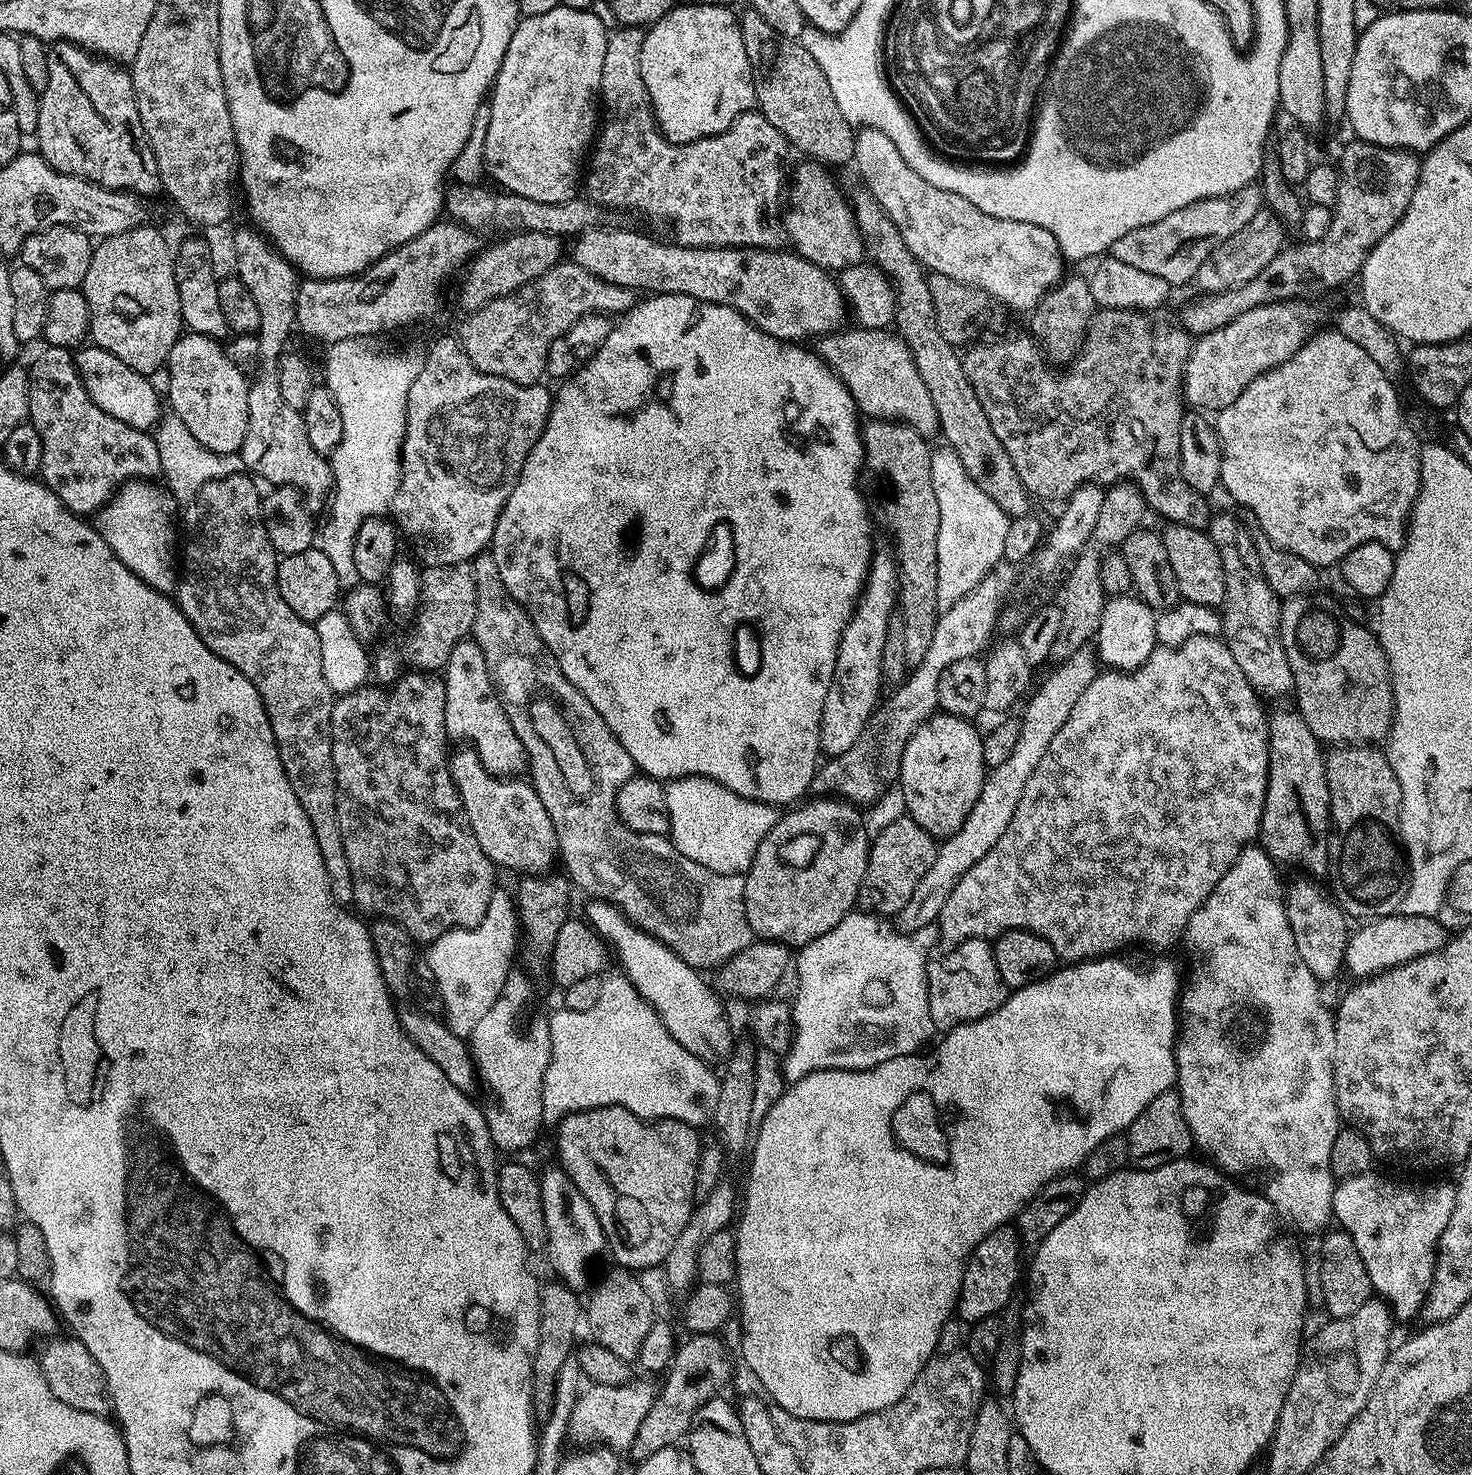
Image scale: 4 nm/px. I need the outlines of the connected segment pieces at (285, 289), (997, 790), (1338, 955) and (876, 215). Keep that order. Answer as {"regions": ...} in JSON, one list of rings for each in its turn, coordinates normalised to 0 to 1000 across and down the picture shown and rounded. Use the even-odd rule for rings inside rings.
{"regions":[[[[171,153],[168,154],[158,159],[158,171],[160,173],[160,186],[162,187],[167,197],[170,197],[175,207],[177,224],[173,227],[175,229],[177,248],[173,255],[174,258],[172,257],[168,262],[168,291],[162,308],[166,311],[166,318],[177,326],[183,325],[185,329],[194,328],[206,334],[210,340],[219,340],[226,332],[226,315],[224,310],[211,302],[204,277],[194,275],[192,264],[189,262],[188,250],[190,242],[196,235],[196,224],[202,222],[201,200],[204,188],[179,157]]],[[[741,439],[733,439],[726,447],[719,448],[717,451],[717,456],[715,456],[709,462],[700,470],[695,478],[694,498],[689,506],[689,511],[681,517],[681,519],[673,521],[668,527],[667,538],[664,538],[664,544],[662,544],[662,549],[654,557],[654,560],[647,567],[641,567],[640,572],[636,576],[635,584],[632,584],[632,590],[624,598],[618,612],[613,614],[607,624],[610,625],[611,631],[620,632],[630,626],[636,626],[639,622],[640,614],[643,614],[643,609],[651,601],[651,598],[667,582],[673,574],[683,565],[683,560],[686,560],[686,555],[689,555],[689,549],[692,549],[692,544],[694,542],[694,536],[697,536],[697,530],[700,530],[700,525],[702,525],[705,517],[708,517],[708,511],[716,503],[716,498],[721,495],[721,489],[727,487],[727,481],[730,481],[730,476],[735,473],[735,468],[740,465],[740,462],[746,458],[746,445]],[[704,468],[704,469],[704,469]],[[704,469],[704,470],[703,470]],[[698,477],[698,478],[698,478]]],[[[880,597],[878,600],[874,600],[874,622],[876,625],[876,631],[879,631],[879,639],[882,641],[882,647],[885,647],[885,652],[887,652],[894,664],[901,666],[914,658],[913,647],[917,634],[917,624],[901,601],[896,602],[891,599],[894,598],[889,597]]],[[[589,129],[584,129],[578,131],[577,138],[582,153],[584,154],[584,160],[587,163],[589,176],[603,186],[609,197],[607,220],[621,243],[621,248],[624,248],[624,254],[626,254],[626,259],[629,259],[629,264],[632,264],[632,270],[639,284],[639,293],[644,298],[642,298],[643,303],[649,305],[662,327],[670,332],[670,335],[673,335],[673,338],[681,343],[683,348],[686,351],[699,349],[700,334],[696,332],[692,319],[689,319],[689,313],[686,313],[683,302],[678,300],[678,294],[675,294],[673,283],[670,283],[664,273],[664,267],[662,267],[662,262],[655,253],[653,239],[649,239],[651,238],[647,233],[643,232],[637,224],[635,202],[632,202],[628,180],[622,177],[621,172],[618,172],[610,153],[607,153],[606,148],[601,145],[601,140]]]]}

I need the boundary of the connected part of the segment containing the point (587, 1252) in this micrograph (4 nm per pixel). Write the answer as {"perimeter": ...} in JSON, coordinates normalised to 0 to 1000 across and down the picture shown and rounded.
{"perimeter":[[[376,791],[368,795],[367,797],[367,806],[368,807],[368,820],[371,823],[371,837],[372,845],[371,852],[375,854],[378,862],[381,868],[389,875],[399,874],[399,862],[402,856],[408,852],[408,848],[411,848],[412,841],[410,835],[408,831],[406,823],[395,812],[395,807],[390,804],[390,801],[385,797],[382,792]]]}

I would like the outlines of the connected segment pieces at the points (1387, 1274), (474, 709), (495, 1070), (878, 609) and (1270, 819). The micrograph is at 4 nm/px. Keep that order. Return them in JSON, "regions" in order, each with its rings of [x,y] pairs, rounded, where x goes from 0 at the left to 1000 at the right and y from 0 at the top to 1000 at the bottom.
{"regions":[[[[934,794],[926,795],[910,800],[906,807],[905,824],[907,829],[916,835],[917,839],[920,839],[920,845],[923,845],[923,850],[925,850],[925,856],[928,858],[928,862],[931,864],[933,877],[940,879],[949,896],[957,895],[959,892],[965,892],[967,883],[970,881],[970,875],[973,874],[976,847],[980,834],[982,834],[985,823],[988,820],[989,806],[986,802],[953,803],[951,800],[935,797]]],[[[316,433],[306,441],[306,446],[300,454],[300,460],[303,468],[303,495],[308,502],[320,506],[325,511],[327,519],[334,526],[351,527],[353,523],[359,521],[359,512],[344,487],[342,475],[340,473],[334,460],[332,457],[327,441],[320,433]]],[[[352,656],[347,657],[340,675],[329,688],[318,703],[319,713],[323,722],[324,730],[335,742],[336,747],[329,752],[335,778],[339,780],[357,779],[368,765],[368,731],[374,719],[374,701],[372,691],[362,693],[357,700],[351,697],[352,687],[361,674],[359,663]]],[[[598,373],[593,374],[592,375],[592,384],[590,386],[590,392],[587,394],[587,400],[584,402],[584,406],[582,411],[582,414],[579,416],[577,422],[575,424],[575,427],[572,430],[571,433],[571,437],[569,438],[569,443],[568,444],[568,451],[567,452],[567,457],[565,458],[565,462],[564,462],[564,468],[561,471],[560,474],[560,481],[558,481],[558,489],[557,490],[557,508],[560,513],[565,514],[567,513],[575,511],[579,506],[584,505],[586,500],[584,498],[587,496],[587,493],[590,491],[590,487],[593,487],[594,483],[596,482],[596,475],[599,472],[599,464],[598,462],[598,458],[599,457],[599,438],[602,438],[602,430],[603,429],[603,425],[606,421],[607,417],[607,413],[610,409],[610,405],[611,403],[611,386],[609,384],[609,378],[605,374],[598,374]]],[[[870,480],[861,485],[861,529],[855,572],[868,586],[878,586],[880,588],[887,588],[887,591],[892,591],[889,593],[894,595],[902,591],[904,536],[901,530],[901,513],[899,509],[897,511],[897,502],[895,502],[890,492],[887,492],[882,482],[876,480]]]]}

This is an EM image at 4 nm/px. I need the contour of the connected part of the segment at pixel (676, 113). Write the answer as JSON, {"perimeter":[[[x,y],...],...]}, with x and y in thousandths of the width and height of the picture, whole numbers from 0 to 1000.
{"perimeter":[[[462,1],[443,16],[438,22],[435,47],[448,90],[459,98],[490,91],[514,71],[501,9],[486,1],[480,4]]]}

